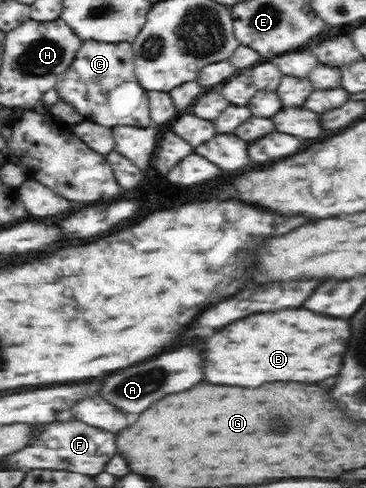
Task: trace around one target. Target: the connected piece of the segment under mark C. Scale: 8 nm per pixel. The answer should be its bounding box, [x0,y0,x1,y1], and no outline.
[55,40,155,126]

